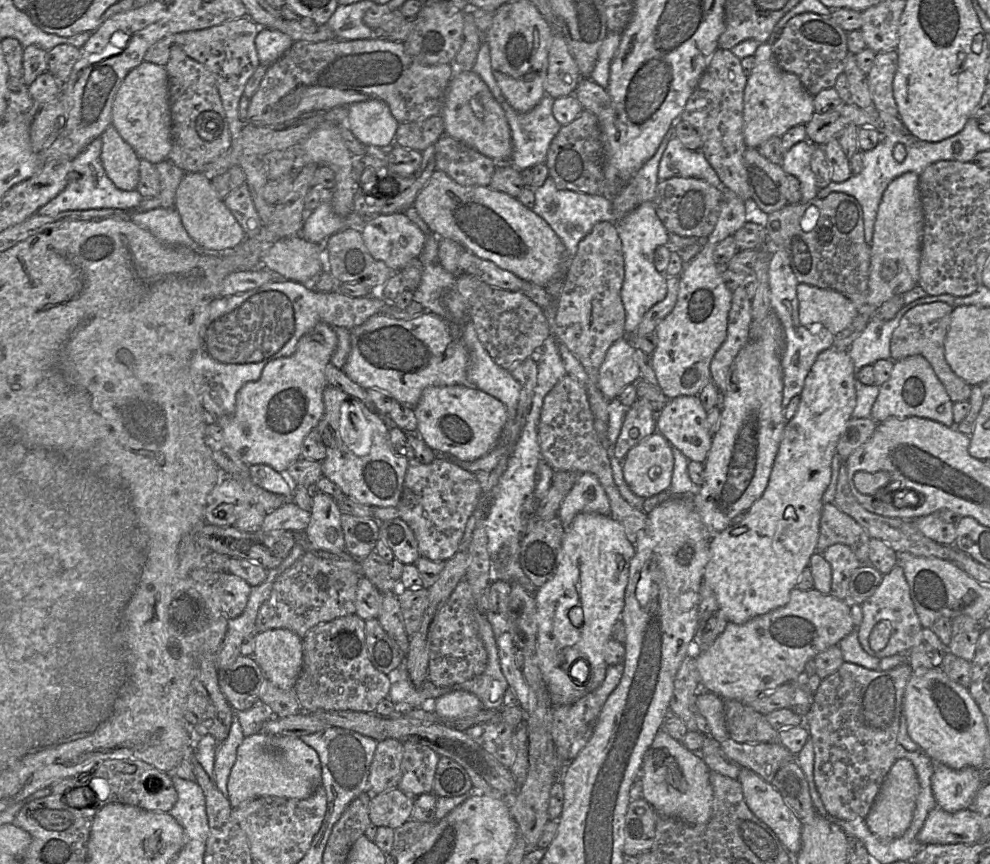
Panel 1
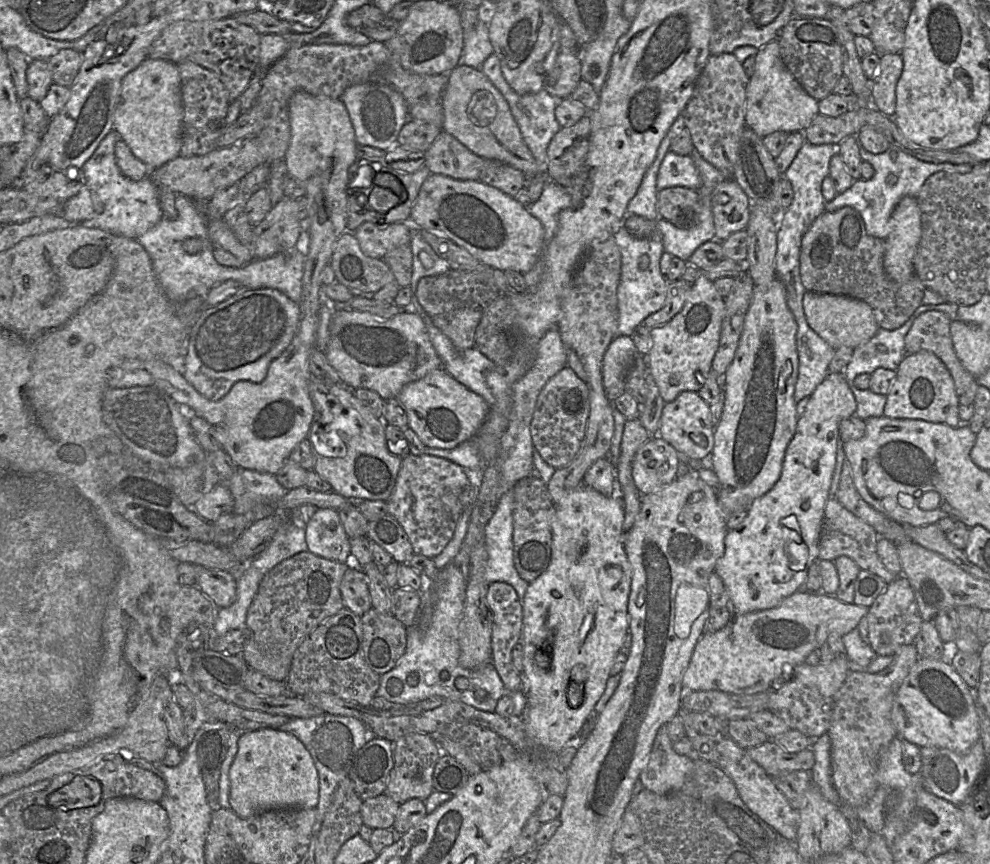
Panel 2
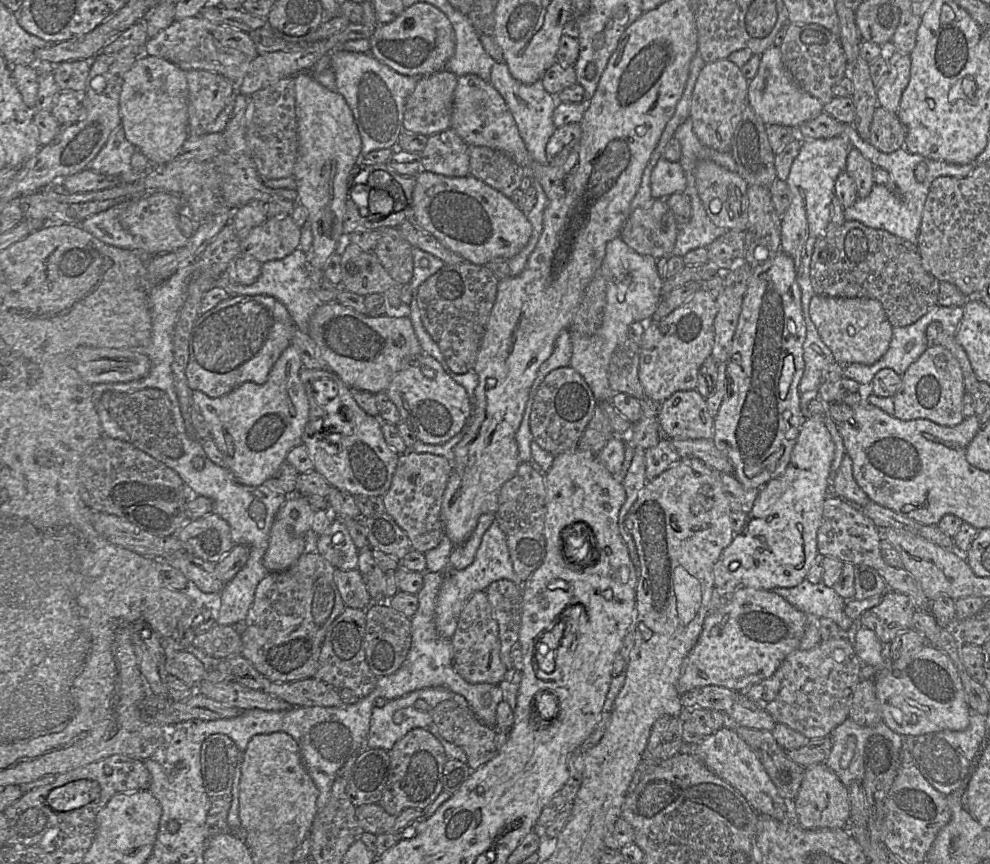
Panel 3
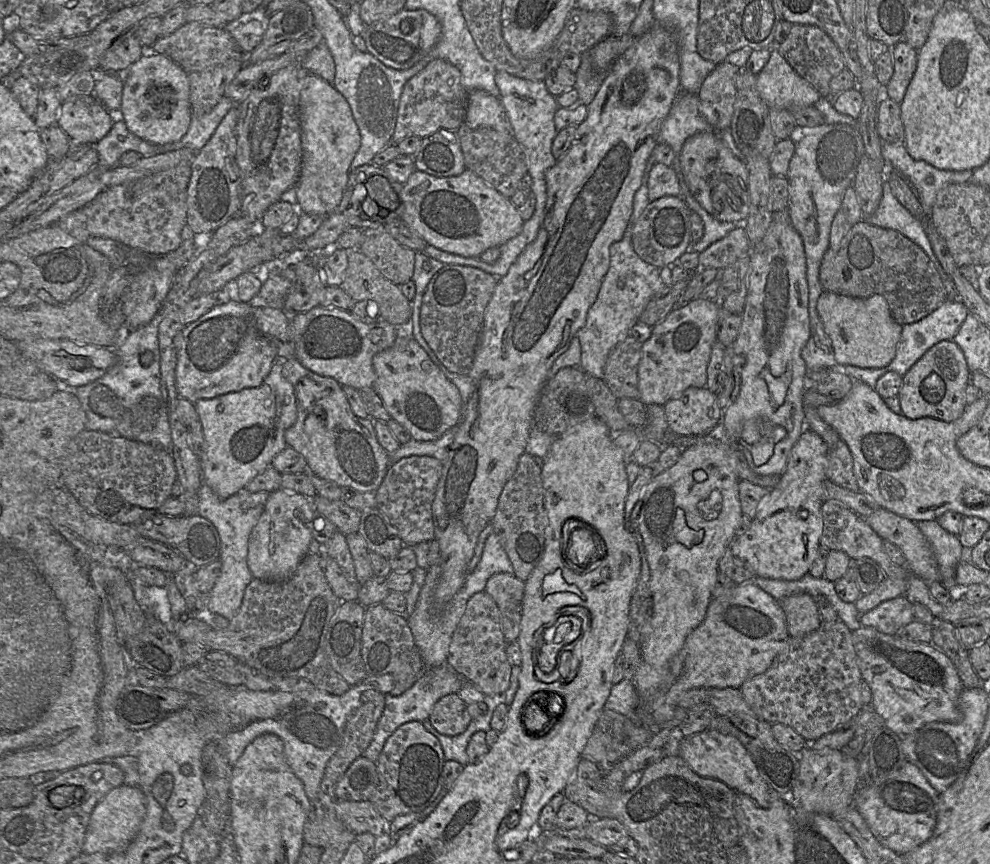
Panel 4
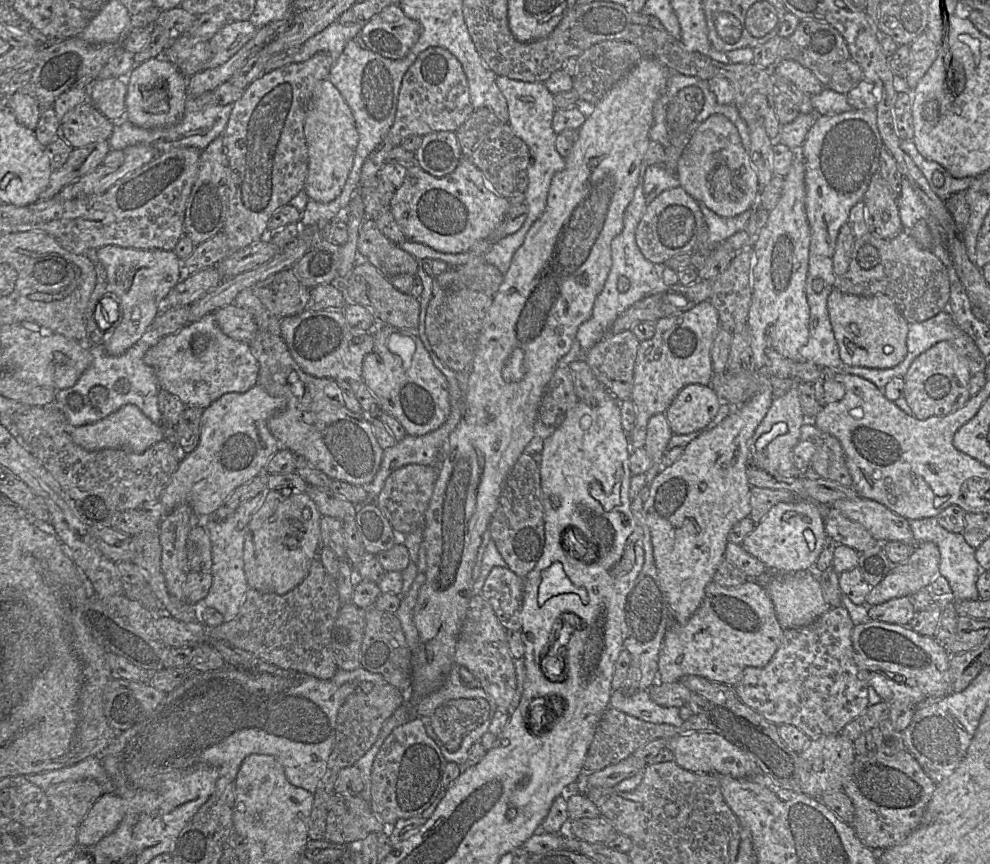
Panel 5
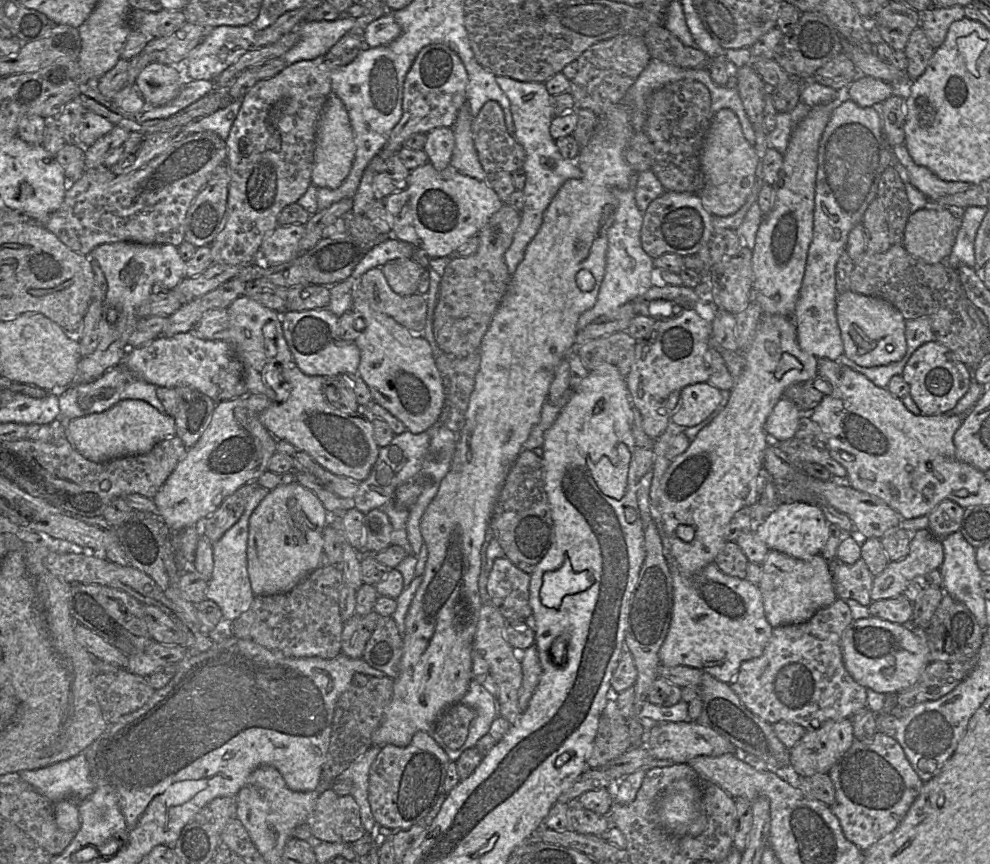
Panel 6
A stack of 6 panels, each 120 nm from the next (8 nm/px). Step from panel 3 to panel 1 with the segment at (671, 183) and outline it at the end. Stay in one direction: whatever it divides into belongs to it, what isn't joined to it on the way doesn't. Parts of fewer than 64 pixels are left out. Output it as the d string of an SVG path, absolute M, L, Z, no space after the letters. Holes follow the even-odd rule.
M676 136L669 140L658 170L659 181L674 177L694 177L719 189L723 188L721 180L703 152L687 149Z

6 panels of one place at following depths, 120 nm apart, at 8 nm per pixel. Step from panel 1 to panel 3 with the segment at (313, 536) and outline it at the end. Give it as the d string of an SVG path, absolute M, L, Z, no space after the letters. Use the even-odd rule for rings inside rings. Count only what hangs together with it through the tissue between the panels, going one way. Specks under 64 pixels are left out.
M333 515L328 530L317 538L316 552L335 568L353 570L358 566L358 551L344 523Z

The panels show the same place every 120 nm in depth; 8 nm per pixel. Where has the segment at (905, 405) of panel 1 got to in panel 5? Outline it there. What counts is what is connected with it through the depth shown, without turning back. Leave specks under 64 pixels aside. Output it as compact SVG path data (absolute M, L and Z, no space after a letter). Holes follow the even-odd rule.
M941 341L912 362L903 377L903 397L918 420L925 420L931 416L946 416L962 408L971 398L971 376L966 360L955 347L949 341Z

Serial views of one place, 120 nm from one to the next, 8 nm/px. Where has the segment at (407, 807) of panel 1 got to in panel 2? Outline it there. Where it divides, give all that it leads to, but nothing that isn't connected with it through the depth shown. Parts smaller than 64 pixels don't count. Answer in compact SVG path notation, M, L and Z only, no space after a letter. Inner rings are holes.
M386 793L366 799L361 806L363 824L372 829L393 828L400 804Z

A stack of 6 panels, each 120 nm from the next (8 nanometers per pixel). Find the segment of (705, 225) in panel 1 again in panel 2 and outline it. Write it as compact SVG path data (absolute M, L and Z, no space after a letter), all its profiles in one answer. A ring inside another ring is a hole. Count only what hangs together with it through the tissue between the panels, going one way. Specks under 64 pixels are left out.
M676 186L658 191L657 209L662 218L679 229L691 229L699 223L700 197L697 191Z

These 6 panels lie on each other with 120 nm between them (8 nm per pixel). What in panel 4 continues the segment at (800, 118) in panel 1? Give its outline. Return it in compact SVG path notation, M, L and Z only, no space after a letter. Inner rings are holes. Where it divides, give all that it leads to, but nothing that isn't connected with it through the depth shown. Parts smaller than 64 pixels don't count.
M772 48L768 63L757 75L756 85L760 97L771 110L812 106L821 97L808 81L793 70L778 48Z

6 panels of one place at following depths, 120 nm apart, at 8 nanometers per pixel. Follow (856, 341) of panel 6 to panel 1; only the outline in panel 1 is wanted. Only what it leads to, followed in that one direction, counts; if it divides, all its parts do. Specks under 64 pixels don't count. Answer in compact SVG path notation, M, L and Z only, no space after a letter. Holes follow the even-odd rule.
M808 284L797 285L799 321L804 326L823 326L835 337L858 314L854 304L841 293Z

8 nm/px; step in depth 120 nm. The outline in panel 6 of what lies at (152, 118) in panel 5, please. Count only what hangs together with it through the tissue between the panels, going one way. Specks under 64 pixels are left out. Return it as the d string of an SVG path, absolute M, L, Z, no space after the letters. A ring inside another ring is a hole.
M159 62L148 63L137 76L134 86L148 106L162 106L173 100L183 83L180 66Z

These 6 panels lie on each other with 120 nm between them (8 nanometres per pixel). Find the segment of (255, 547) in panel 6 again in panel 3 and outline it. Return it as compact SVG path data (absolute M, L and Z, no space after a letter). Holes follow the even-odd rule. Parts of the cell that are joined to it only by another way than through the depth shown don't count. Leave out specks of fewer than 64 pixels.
M290 495L279 508L269 534L268 548L263 564L269 572L283 572L289 569L304 554L305 536L312 527L314 510L306 497Z

